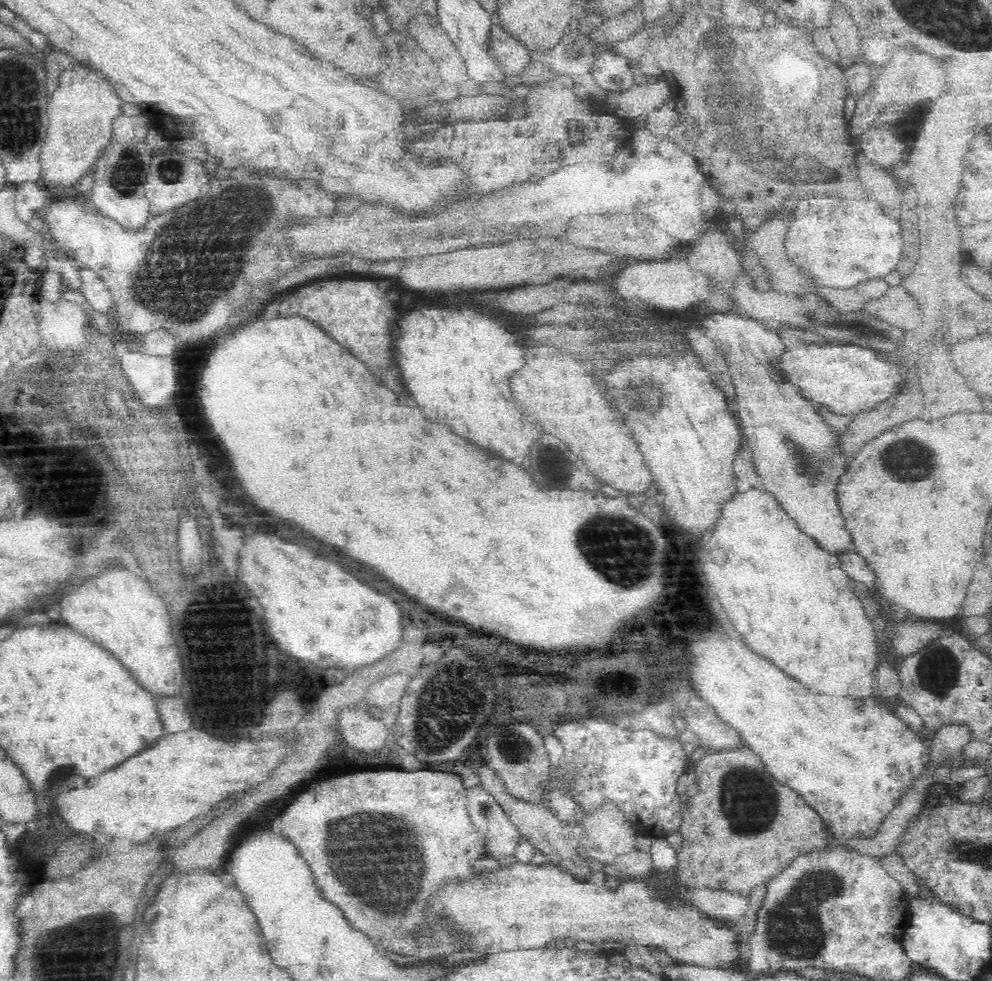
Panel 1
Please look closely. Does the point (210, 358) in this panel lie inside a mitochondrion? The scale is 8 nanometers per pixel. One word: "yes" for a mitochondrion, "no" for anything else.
no

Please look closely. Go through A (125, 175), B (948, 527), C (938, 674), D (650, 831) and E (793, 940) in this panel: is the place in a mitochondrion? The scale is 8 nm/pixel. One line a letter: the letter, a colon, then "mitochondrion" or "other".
A: mitochondrion
B: other
C: mitochondrion
D: other
E: mitochondrion

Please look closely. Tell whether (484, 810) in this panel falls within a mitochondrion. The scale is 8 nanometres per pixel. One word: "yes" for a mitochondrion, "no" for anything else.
yes

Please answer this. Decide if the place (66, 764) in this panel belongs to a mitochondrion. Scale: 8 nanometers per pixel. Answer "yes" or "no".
yes

